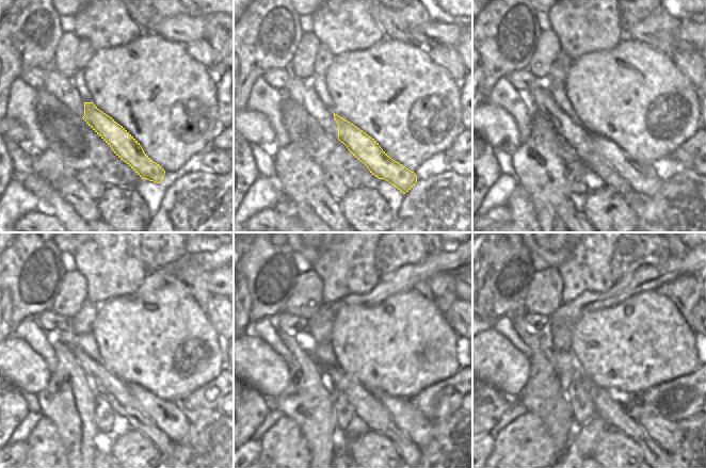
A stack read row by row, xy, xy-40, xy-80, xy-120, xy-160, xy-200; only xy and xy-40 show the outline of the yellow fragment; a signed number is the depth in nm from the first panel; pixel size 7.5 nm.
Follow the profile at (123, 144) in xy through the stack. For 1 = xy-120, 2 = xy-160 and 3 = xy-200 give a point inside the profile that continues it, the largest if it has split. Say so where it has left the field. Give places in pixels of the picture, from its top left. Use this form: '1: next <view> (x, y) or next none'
1: next xy-120 (170, 417)
2: next xy-160 (406, 417)
3: next xy-200 (668, 434)

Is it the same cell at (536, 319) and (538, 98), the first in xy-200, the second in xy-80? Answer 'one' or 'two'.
two

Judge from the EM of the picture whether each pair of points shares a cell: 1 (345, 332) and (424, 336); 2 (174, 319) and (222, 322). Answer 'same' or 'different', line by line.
1: same
2: different

